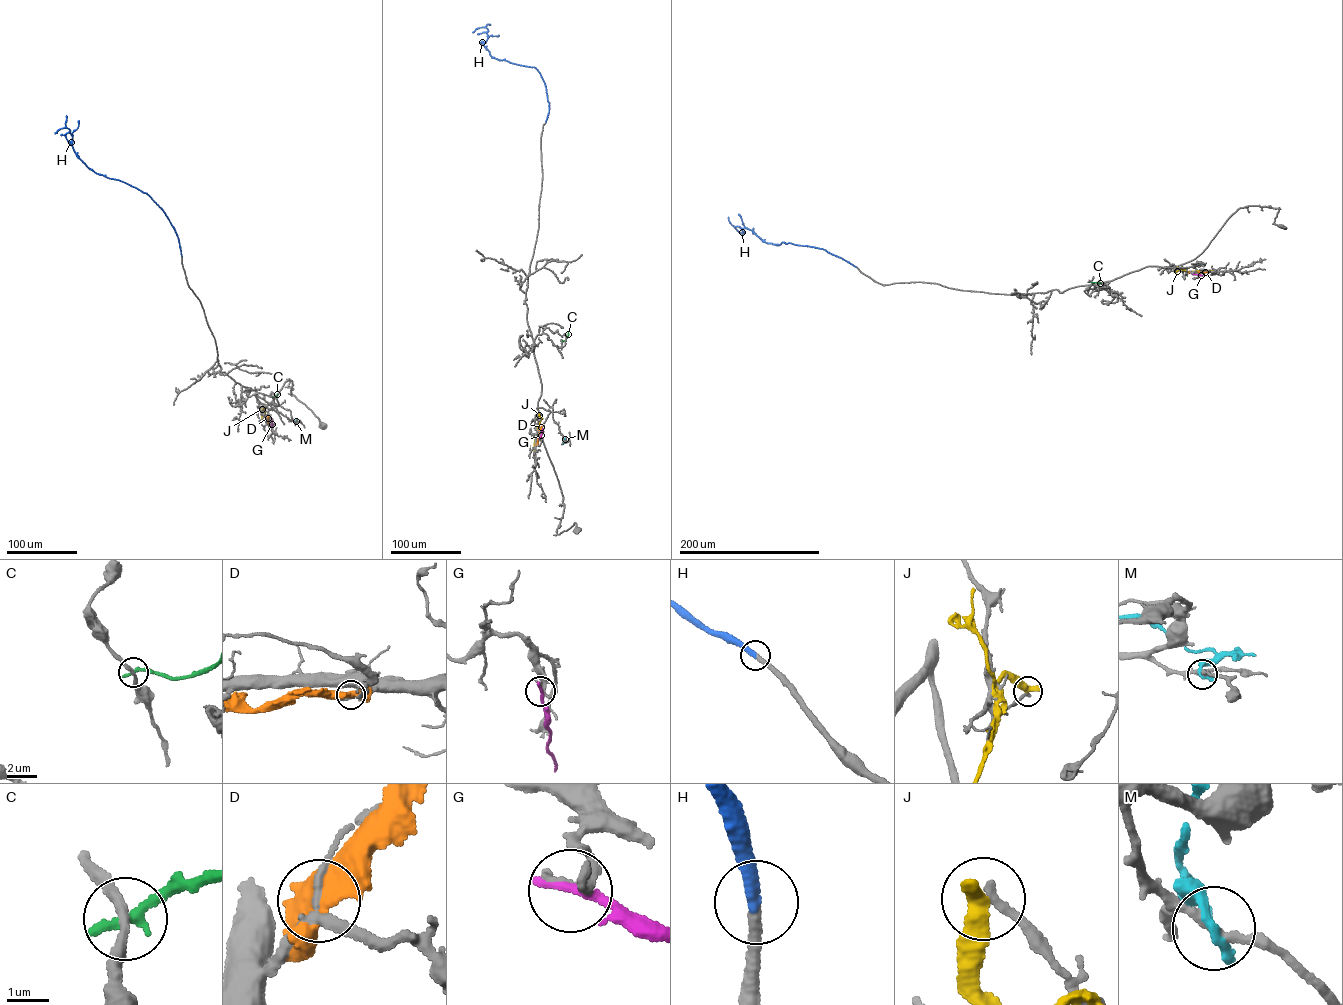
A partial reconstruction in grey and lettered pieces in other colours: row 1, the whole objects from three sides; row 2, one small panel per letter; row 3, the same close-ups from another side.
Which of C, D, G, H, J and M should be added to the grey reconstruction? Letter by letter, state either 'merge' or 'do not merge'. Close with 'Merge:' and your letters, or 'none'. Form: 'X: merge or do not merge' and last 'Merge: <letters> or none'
C: do not merge
D: do not merge
G: do not merge
H: merge
J: do not merge
M: do not merge
Merge: H

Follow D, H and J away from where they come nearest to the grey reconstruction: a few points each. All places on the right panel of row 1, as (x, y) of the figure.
D: (1208, 272), (1188, 272)
H: (856, 267), (822, 249), (766, 243), (752, 230), (735, 227), (743, 233)
J: (1178, 267), (1189, 271), (1214, 271)

